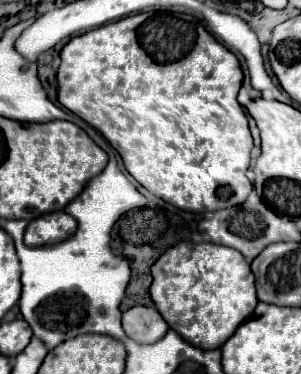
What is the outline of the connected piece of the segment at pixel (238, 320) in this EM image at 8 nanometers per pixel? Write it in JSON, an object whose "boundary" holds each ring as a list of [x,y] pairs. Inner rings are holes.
{"boundary":[[[179,243],[165,251],[155,261],[155,265],[151,267],[151,275],[153,283],[149,293],[157,311],[167,321],[169,327],[173,327],[187,343],[199,349],[219,349],[235,333],[235,329],[249,317],[249,313],[253,313],[255,305],[259,303],[255,297],[255,277],[251,273],[249,263],[237,249],[225,245]]]}

